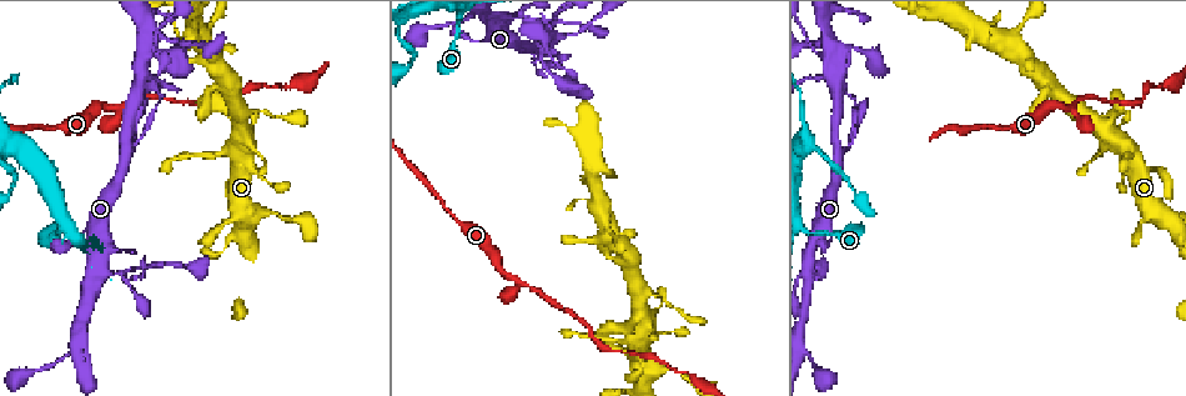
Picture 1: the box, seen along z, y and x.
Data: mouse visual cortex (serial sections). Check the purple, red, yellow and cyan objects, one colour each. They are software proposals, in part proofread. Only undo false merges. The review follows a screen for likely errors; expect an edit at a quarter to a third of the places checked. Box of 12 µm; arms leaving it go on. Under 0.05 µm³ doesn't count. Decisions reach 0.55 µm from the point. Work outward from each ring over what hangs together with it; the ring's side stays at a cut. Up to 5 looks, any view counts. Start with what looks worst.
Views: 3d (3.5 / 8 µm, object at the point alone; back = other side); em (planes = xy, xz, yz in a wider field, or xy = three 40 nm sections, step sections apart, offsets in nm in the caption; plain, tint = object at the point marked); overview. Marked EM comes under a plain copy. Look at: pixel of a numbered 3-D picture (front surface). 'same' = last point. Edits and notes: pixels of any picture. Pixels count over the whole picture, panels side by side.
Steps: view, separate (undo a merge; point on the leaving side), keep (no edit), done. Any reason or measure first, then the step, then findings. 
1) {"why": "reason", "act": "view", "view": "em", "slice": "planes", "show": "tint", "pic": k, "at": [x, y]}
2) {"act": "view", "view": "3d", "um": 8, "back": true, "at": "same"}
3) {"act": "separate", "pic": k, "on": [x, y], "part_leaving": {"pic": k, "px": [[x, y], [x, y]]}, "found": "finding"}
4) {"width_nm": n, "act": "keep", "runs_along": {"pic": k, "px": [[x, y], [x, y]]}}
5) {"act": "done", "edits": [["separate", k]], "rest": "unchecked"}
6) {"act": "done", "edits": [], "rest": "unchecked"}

{"why": "three-way junction", "act": "view", "view": "3d", "um": 3.5, "pic": 1, "at": [60, 233]}

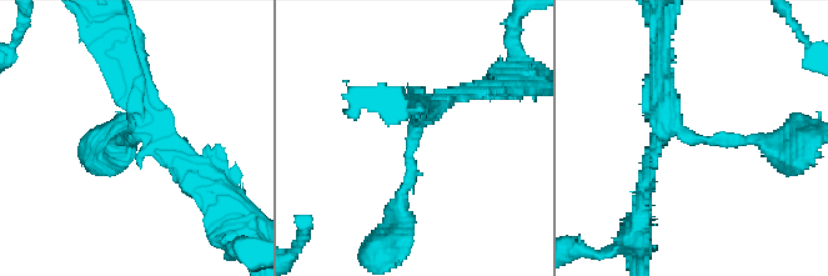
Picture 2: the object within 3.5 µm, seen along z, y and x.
{"arms": 3, "arm_widths_nm": [250, 250, 350], "act": "view", "view": "em", "slice": "xy", "step": 2, "show": "tint", "pic": 2, "at": [705, 138]}

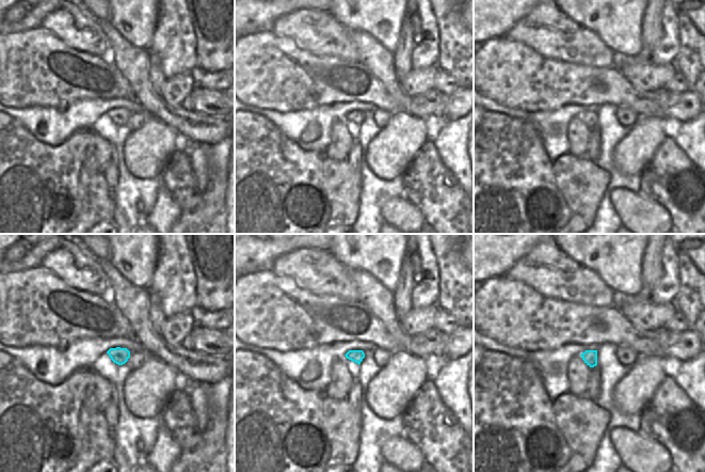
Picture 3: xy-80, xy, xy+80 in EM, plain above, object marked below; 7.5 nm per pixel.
{"act": "keep", "runs_along": {"pic": 2, "px": [[396, 225], [415, 104]]}, "found": "one cell here"}

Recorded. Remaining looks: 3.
{"why": "sudden change in width", "act": "view", "view": "3d", "um": 3.5, "pic": 1, "at": [842, 84]}

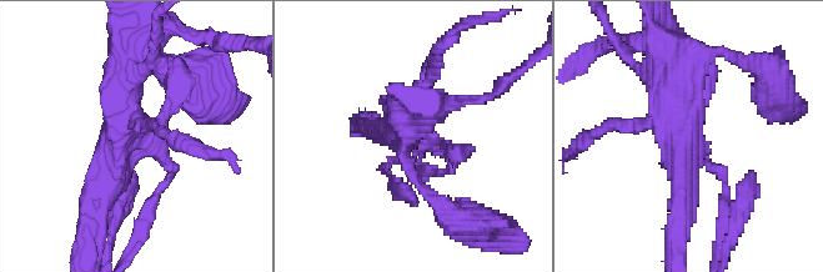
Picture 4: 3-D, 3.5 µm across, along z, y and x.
{"why": "need the tissue", "act": "view", "view": "em", "slice": "xy", "step": 1, "show": "tint", "pic": 4, "at": [145, 140]}

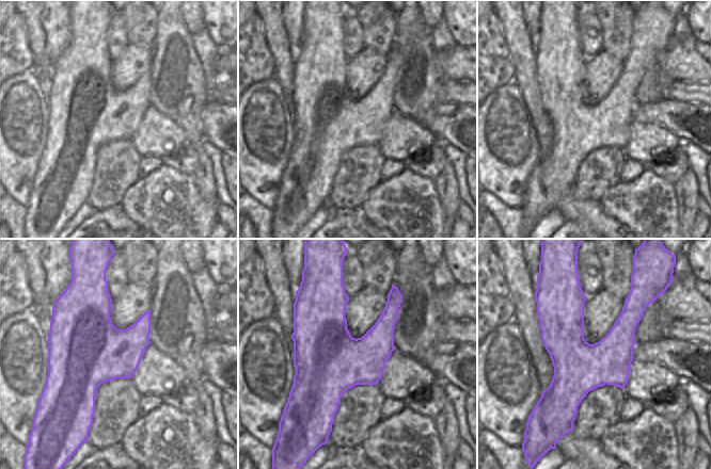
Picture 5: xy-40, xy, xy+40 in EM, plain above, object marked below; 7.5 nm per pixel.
{"act": "separate", "pic": 4, "on": [139, 230], "part_leaving": {"pic": 4, "px": [[426, 141], [441, 141], [461, 160]]}, "found": "two cells meet here"}

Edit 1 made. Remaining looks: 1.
{"act": "done", "edits": [["separate", 4]], "rest": "unchecked"}

